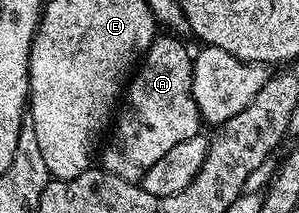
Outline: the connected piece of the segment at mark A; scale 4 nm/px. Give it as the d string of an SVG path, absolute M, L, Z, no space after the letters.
M157 36L144 52L122 94L122 104L115 114L110 136L99 150L99 164L110 175L118 175L118 179L143 182L146 171L150 171L150 167L170 151L170 147L201 132L200 108L192 94L193 54L188 54L179 36L168 36L172 37Z

